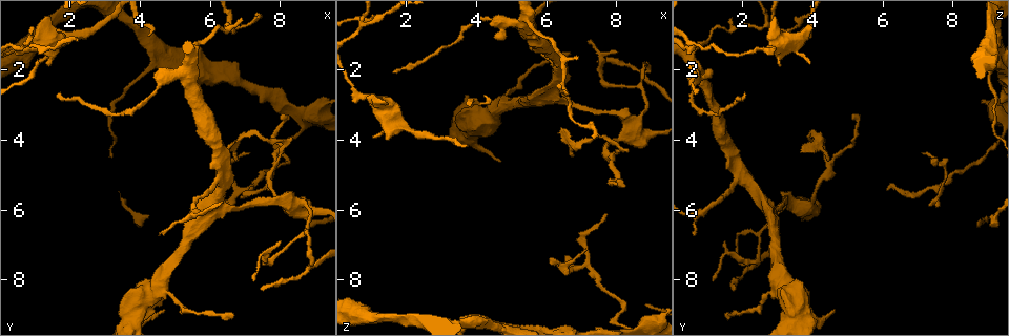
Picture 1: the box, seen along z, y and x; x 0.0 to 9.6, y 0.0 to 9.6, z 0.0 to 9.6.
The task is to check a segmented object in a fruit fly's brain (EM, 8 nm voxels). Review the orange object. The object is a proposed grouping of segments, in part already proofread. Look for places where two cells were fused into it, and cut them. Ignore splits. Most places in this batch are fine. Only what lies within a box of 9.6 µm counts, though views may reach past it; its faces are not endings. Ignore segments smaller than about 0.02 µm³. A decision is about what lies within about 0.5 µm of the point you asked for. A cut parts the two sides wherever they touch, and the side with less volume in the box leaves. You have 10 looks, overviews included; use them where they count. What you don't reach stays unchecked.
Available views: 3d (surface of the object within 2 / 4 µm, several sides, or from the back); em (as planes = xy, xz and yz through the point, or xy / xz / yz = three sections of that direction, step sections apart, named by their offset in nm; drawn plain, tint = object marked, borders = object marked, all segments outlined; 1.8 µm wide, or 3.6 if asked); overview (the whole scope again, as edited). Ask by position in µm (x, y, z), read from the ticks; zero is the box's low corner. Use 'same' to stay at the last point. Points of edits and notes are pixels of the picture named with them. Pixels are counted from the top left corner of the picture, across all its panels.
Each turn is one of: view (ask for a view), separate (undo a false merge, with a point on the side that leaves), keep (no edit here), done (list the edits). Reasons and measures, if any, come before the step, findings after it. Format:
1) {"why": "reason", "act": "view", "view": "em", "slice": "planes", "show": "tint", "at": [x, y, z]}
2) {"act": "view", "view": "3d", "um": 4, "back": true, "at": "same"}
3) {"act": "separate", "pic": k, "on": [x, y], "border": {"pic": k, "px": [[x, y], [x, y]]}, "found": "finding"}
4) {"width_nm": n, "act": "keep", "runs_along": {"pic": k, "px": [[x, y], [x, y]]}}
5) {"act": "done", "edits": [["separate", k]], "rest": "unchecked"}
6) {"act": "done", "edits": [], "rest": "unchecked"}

{"why": "branch point", "act": "view", "view": "3d", "um": 4, "at": [1.25, 1.30, 3.00]}

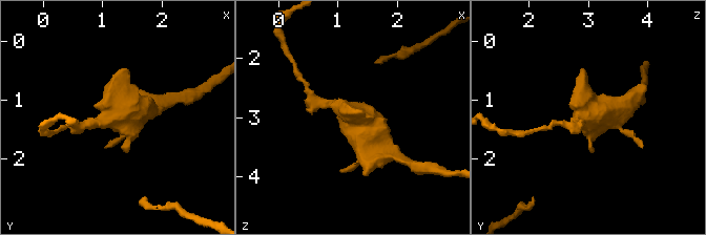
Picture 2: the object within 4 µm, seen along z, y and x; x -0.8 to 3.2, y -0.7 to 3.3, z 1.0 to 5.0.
{"act": "view", "view": "em", "um": 3.6, "slice": "planes", "show": "plain", "at": [1.20, 1.25, 3.00]}

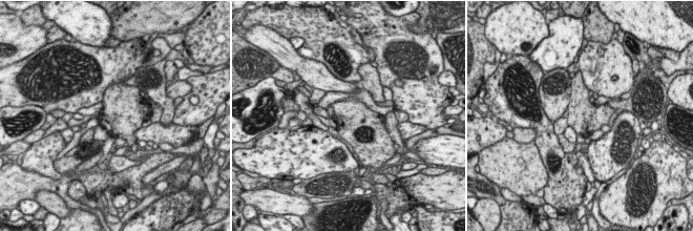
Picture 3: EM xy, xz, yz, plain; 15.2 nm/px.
{"why": "with the object marked", "act": "view", "view": "em", "um": 3.6, "slice": "planes", "show": "tint", "at": "same"}

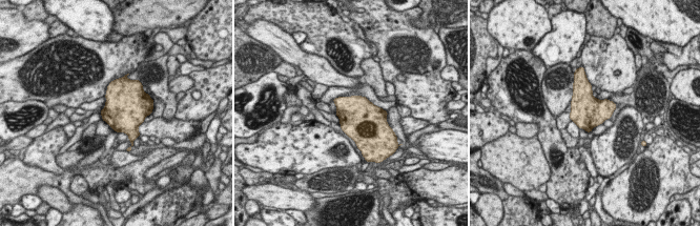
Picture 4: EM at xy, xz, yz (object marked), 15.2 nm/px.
{"width_nm": 500, "act": "keep", "found": "continuous, no second cell"}

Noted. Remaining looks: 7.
{"why": "thin arm on a thick one", "act": "view", "view": "em", "slice": "planes", "show": "tint", "at": [8.40, 5.80, 3.45]}

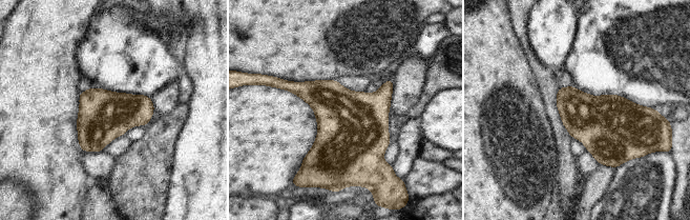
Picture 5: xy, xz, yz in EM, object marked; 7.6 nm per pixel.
{"act": "keep", "found": "one cell here"}

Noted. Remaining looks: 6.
{"why": "sharp bend", "act": "view", "view": "em", "slice": "xz", "step": 16, "show": "tint", "at": [7.15, 5.40, 7.50]}

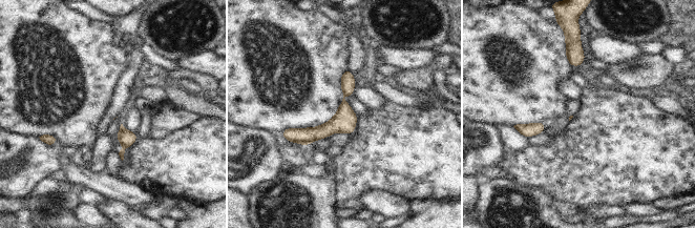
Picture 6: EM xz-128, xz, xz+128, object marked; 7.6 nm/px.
{"act": "view", "view": "em", "slice": "planes", "show": "tint", "at": "same"}

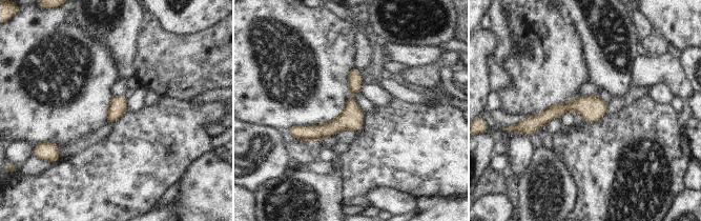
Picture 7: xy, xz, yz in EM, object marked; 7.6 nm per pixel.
{"act": "keep", "runs_along": {"pic": 7, "px": [[356, 72], [350, 111], [335, 125], [292, 132]]}, "found": "one cell here"}

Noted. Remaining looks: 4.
{"why": "thick turns thin", "act": "view", "view": "em", "slice": "yz", "step": 8, "show": "tint", "at": [4.80, 8.35, 2.75]}

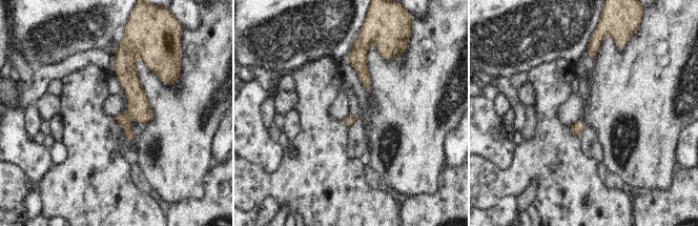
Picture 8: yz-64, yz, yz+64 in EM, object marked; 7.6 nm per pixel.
{"why": "another direction", "act": "view", "view": "em", "slice": "planes", "show": "tint", "at": "same"}

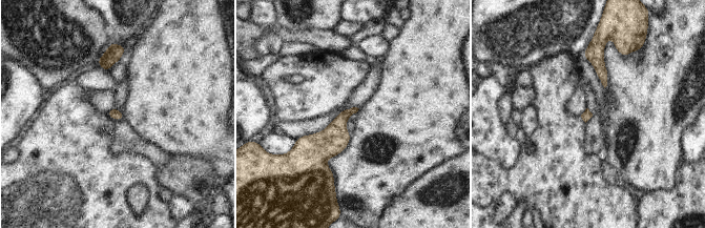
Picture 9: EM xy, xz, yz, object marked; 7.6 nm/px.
{"act": "keep", "found": "one cell here"}

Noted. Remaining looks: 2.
{"act": "done", "edits": [], "rest": "unchecked"}

